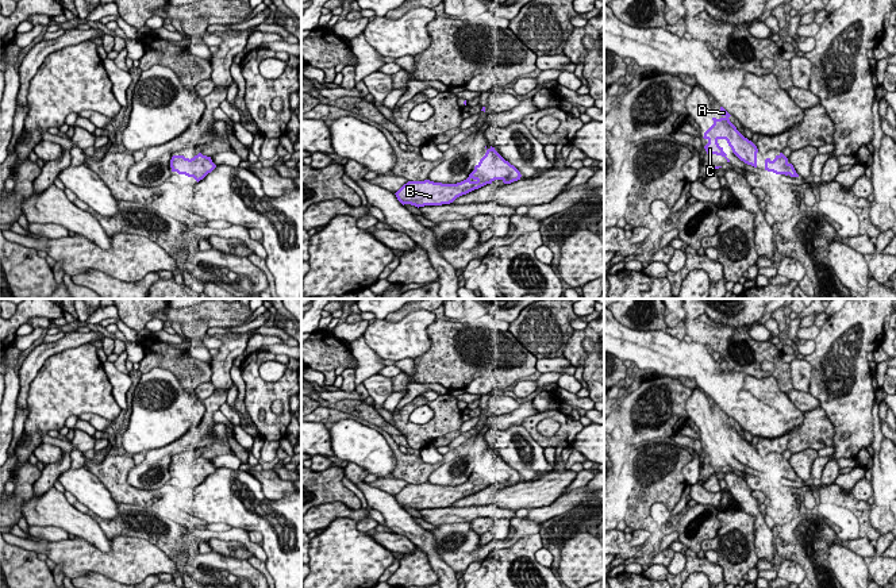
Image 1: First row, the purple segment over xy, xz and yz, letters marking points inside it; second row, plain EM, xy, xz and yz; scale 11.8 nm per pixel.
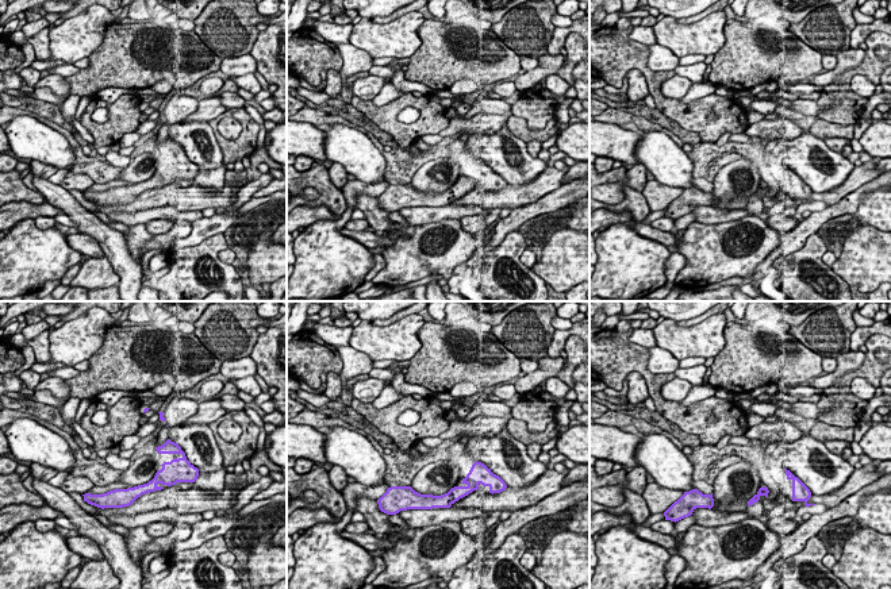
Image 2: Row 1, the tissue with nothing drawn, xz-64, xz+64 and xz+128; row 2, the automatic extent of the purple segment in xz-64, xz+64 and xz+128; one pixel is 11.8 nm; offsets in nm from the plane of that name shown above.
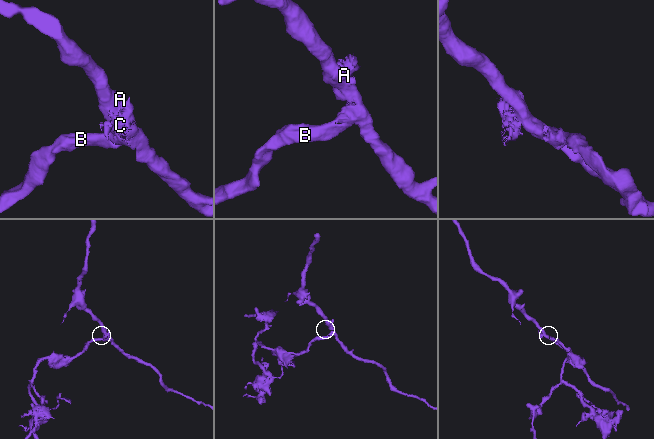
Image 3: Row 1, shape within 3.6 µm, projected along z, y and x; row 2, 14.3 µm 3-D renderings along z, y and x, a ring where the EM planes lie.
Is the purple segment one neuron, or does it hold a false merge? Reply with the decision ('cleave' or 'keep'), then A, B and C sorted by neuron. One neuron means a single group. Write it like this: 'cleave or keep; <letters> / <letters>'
cleave; A C / B

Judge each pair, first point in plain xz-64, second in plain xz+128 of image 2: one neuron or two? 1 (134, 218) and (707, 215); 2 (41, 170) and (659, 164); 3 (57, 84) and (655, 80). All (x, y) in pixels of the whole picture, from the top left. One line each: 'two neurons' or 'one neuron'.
1: one neuron
2: two neurons
3: two neurons

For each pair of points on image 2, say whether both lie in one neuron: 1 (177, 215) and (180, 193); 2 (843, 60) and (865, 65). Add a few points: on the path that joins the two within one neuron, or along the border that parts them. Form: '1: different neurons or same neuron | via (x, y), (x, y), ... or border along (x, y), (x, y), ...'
1: different neurons | border along (146, 210), (176, 206), (180, 210), (200, 211)
2: different neurons | border along (865, 52), (859, 64), (847, 68), (833, 81)

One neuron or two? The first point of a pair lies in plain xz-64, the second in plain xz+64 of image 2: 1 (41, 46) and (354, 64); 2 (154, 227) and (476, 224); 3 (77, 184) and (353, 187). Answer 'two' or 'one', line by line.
1: one
2: one
3: one

